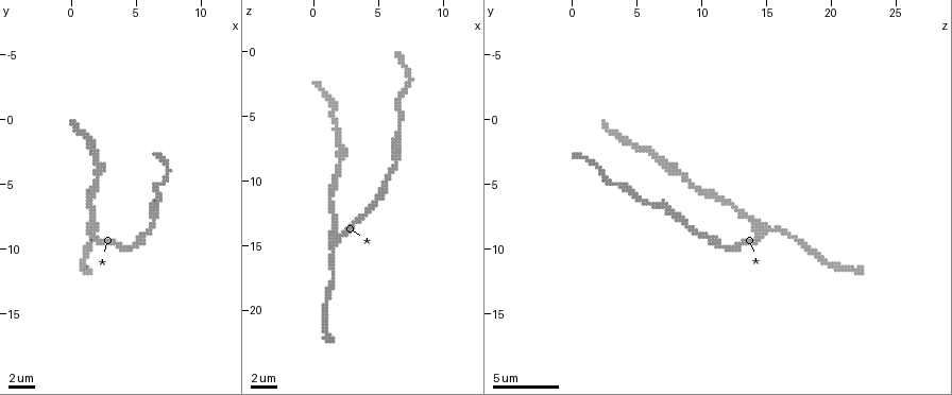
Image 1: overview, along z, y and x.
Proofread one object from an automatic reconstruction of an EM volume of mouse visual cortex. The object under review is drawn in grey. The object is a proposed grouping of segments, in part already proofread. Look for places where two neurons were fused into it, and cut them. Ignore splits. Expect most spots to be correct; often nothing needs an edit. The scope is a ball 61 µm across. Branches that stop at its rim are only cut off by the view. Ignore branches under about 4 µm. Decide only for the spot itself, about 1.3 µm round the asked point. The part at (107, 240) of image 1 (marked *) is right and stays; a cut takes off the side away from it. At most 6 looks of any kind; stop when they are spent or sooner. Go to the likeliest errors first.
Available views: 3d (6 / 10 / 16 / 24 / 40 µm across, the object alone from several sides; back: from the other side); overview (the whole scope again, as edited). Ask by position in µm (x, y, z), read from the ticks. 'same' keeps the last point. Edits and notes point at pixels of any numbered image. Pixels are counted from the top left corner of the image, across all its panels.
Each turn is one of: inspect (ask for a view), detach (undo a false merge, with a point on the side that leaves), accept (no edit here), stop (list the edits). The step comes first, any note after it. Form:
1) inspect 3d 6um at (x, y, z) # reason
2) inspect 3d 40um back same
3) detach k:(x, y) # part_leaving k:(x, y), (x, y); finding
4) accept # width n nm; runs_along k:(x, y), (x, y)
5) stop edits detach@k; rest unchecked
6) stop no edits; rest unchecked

inspect 3d 10um at (6.6, 6.8, 6.4) # sudden change in width

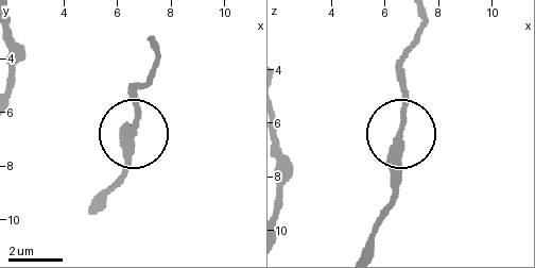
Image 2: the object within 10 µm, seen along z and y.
accept # runs_along 2:(89, 206), (127, 163), (135, 101); continuous, no second neuron

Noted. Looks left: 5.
inspect 3d 16um at (1.6, 8.4, 15.4)

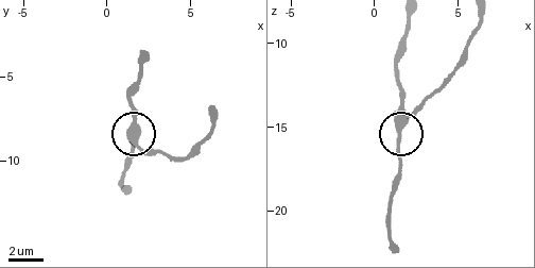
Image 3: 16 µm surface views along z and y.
accept # runs_along 3:(419, 106), (406, 118), (399, 135), (399, 181); one neuron here

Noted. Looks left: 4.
inspect 3d 16um at (2.0, 3.4, 7.0) # calibre changes

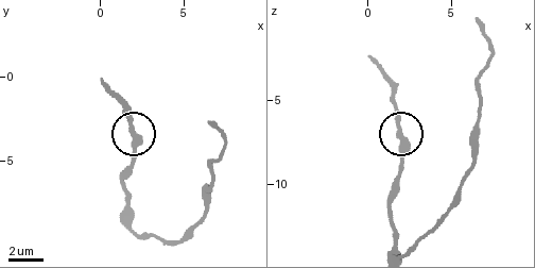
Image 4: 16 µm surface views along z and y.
accept # runs_along 4:(393, 250), (389, 195), (401, 155), (401, 130), (393, 88); continuous, no second neuron

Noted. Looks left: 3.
stop no edits; rest unchecked

